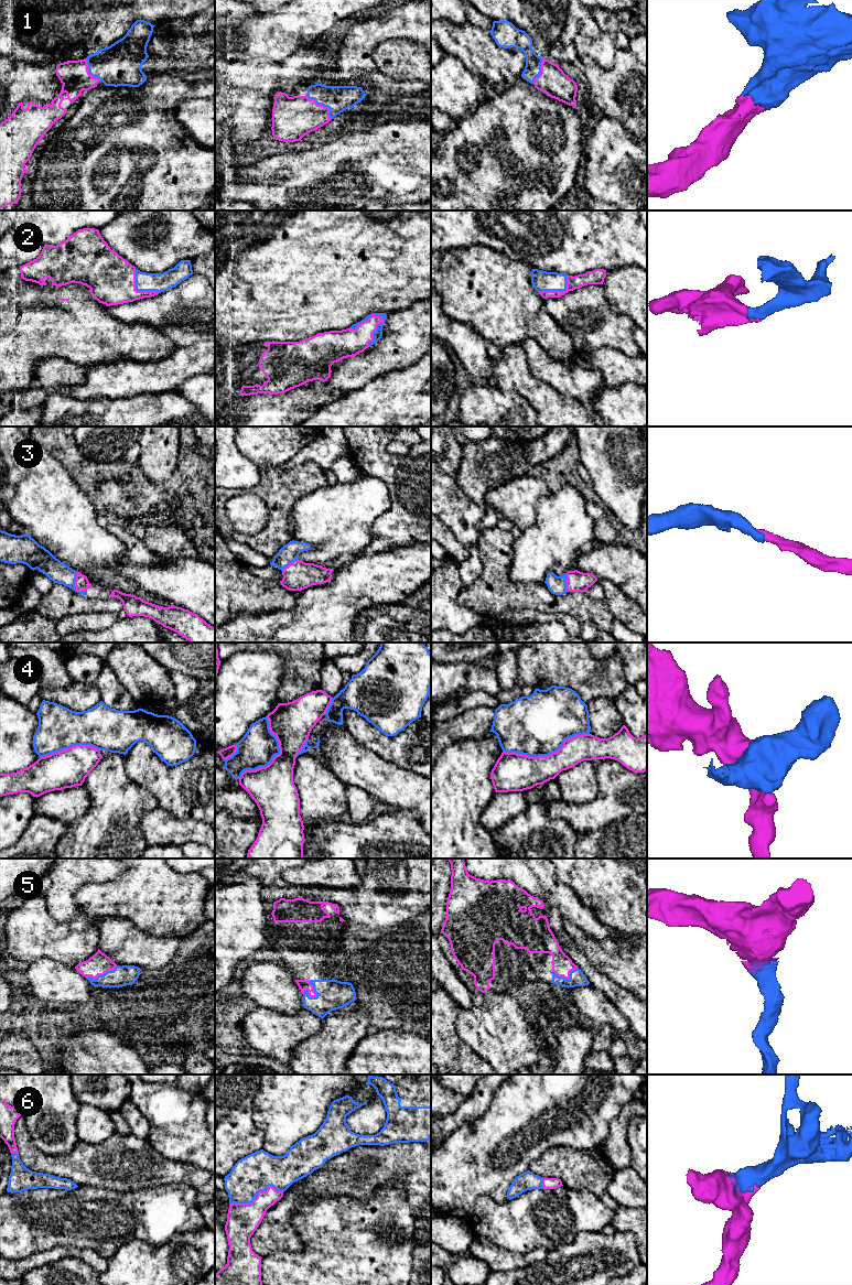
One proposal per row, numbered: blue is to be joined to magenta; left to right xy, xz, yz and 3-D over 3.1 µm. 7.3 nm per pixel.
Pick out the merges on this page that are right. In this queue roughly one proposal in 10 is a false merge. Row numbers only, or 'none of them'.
1, 2, 3, 5, 6

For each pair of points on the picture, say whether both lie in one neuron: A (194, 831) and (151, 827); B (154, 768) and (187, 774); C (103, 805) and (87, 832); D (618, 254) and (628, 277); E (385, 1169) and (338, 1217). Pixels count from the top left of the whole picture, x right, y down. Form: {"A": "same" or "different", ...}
{"A": "same", "B": "same", "C": "same", "D": "different", "E": "different"}

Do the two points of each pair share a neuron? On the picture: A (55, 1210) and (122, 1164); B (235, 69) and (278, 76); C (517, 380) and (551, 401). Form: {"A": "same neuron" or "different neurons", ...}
{"A": "different neurons", "B": "same neuron", "C": "same neuron"}

